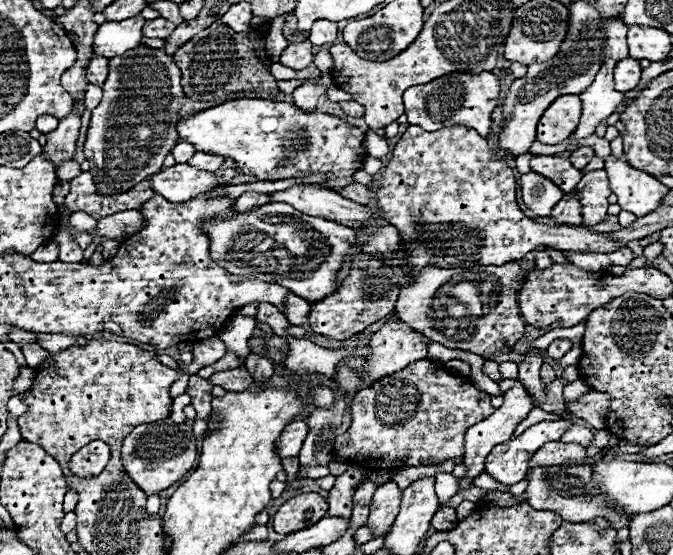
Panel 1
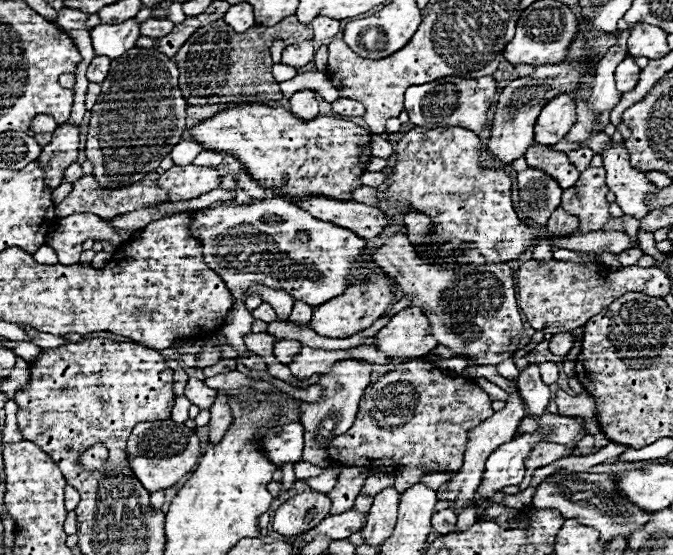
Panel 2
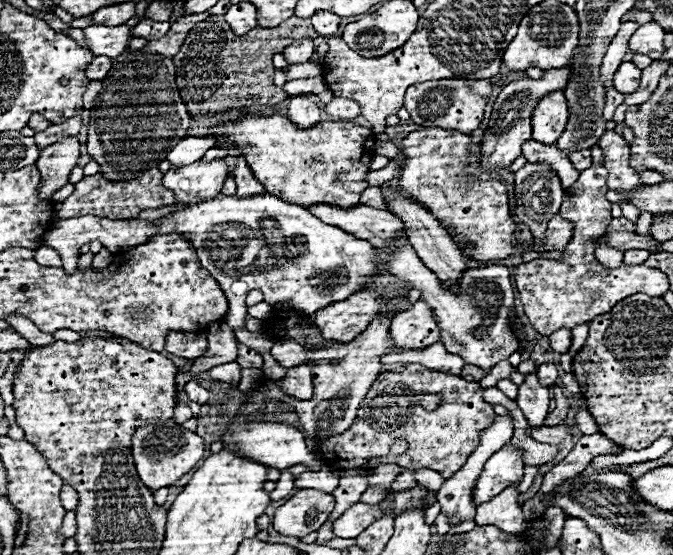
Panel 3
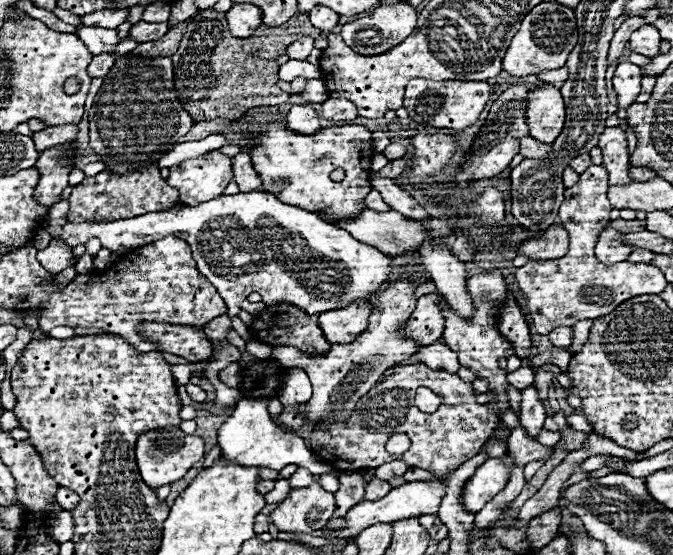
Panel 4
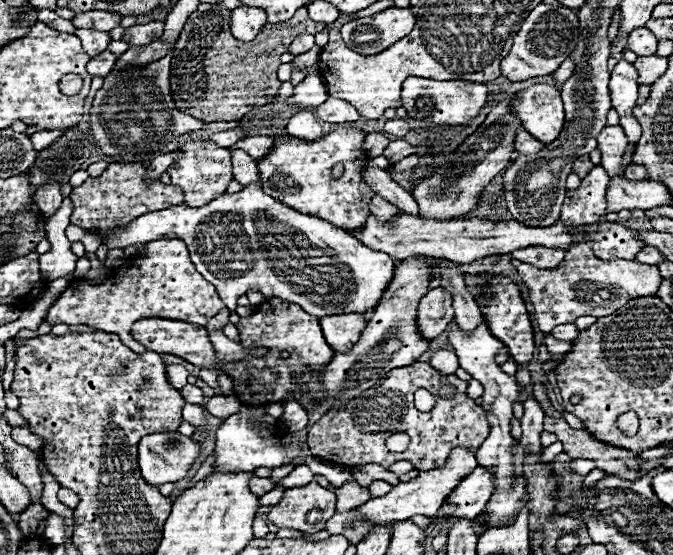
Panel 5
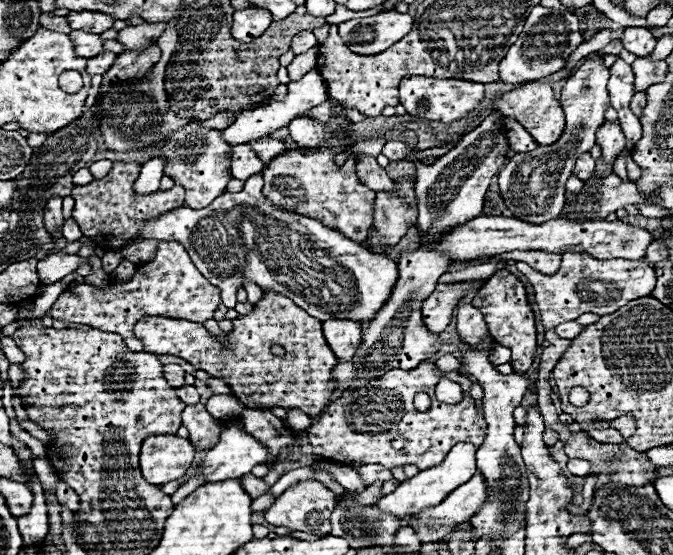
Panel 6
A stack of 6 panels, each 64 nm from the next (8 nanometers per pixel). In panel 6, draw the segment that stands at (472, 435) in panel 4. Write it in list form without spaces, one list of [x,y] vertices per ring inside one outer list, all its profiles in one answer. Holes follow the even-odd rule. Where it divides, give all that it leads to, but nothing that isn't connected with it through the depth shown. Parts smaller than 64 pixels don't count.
[[[422,362],[418,368],[410,372],[396,368],[376,378],[374,382],[368,382],[368,386],[364,388],[344,392],[326,408],[320,420],[308,428],[314,456],[344,462],[344,464],[352,464],[352,462],[382,464],[386,468],[416,464],[420,470],[424,470],[440,464],[440,460],[444,460],[450,448],[458,442],[472,442],[474,446],[480,446],[486,436],[486,422],[482,416],[478,416],[474,398],[470,396],[472,380],[458,374],[456,370],[446,372],[446,378],[458,382],[464,388],[462,404],[448,406],[438,400],[432,400],[430,410],[426,412],[414,410],[412,404],[414,394],[426,392],[434,398],[434,386],[440,382],[442,376],[444,374],[438,370],[436,364]],[[400,436],[406,438],[404,448],[402,450],[390,448],[390,442]]]

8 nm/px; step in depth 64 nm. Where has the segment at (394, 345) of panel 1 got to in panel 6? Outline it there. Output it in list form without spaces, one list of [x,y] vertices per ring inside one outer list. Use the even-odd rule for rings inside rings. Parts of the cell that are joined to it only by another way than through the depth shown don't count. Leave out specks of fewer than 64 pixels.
[[[472,280],[472,282],[454,282],[454,284],[438,284],[436,290],[430,294],[428,300],[424,300],[422,316],[424,324],[430,332],[440,334],[454,314],[456,304],[470,292],[484,284],[486,280]]]

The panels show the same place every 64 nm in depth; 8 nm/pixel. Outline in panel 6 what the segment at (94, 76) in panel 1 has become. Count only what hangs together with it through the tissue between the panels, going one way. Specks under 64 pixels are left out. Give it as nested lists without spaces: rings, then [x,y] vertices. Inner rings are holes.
[[[102,52],[100,56],[94,56],[92,60],[88,60],[88,74],[104,74],[116,60],[116,54],[114,52]]]

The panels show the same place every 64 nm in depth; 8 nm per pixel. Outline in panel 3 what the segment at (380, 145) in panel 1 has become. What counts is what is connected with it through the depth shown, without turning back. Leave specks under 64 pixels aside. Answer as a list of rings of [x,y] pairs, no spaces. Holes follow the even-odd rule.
[[[386,142],[386,144],[382,144],[382,146],[376,148],[376,154],[382,154],[382,156],[386,156],[388,160],[394,160],[394,158],[400,156],[400,148],[398,148],[394,142]]]

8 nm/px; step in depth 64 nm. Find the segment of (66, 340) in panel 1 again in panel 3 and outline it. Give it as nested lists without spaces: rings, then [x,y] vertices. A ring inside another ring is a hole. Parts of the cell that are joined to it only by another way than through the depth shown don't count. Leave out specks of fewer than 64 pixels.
[[[10,314],[10,316],[6,316],[4,318],[12,328],[16,328],[30,344],[34,344],[34,346],[46,346],[46,344],[52,344],[54,342],[54,338],[50,336],[50,334],[46,334],[46,332],[40,332],[34,324],[32,324],[32,320],[28,320],[28,318],[24,318],[24,316],[16,316],[16,314]]]

